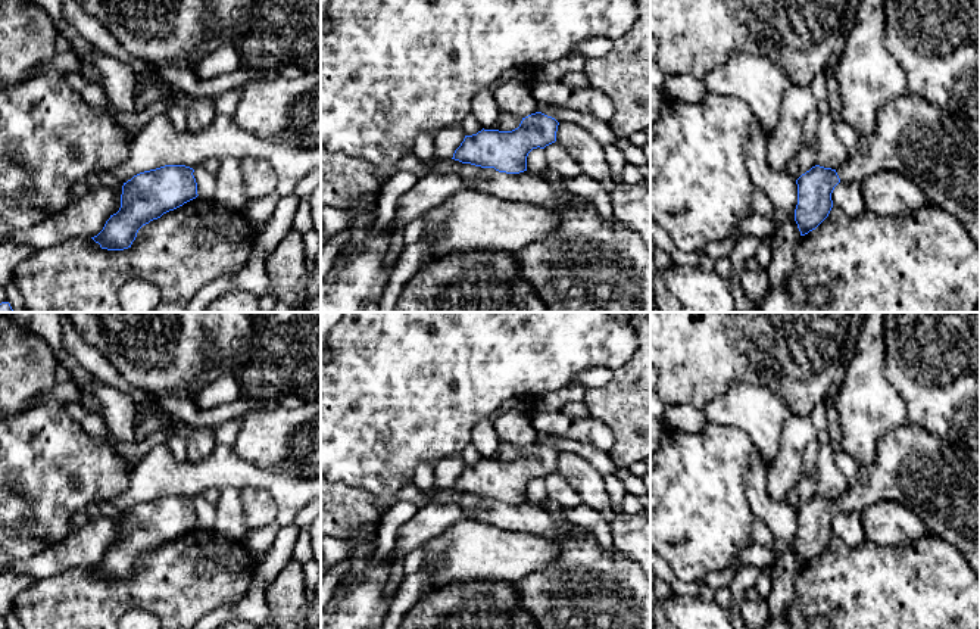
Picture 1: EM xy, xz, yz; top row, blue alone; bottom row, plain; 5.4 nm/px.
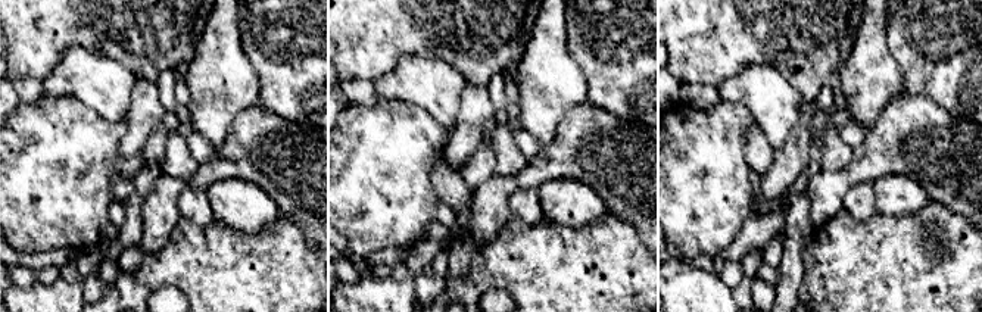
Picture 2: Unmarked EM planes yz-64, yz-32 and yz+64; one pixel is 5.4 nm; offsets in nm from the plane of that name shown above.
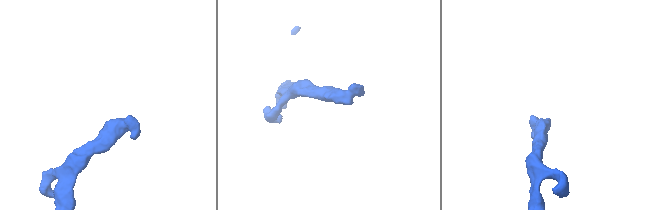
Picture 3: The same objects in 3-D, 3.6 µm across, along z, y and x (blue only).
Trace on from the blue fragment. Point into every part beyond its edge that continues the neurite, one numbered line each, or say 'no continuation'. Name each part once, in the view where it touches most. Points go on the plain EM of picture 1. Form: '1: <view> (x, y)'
1: yz (941, 482)

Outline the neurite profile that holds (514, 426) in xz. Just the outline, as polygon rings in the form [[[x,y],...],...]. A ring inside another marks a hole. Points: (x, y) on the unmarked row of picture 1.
[[[522,410],[505,411],[494,420],[493,427],[500,442],[509,442],[522,448],[539,442],[531,417]]]

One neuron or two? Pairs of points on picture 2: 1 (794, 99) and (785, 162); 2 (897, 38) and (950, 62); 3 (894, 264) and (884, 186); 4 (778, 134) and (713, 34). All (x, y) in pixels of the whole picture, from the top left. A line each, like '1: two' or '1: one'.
1: two
2: one
3: two
4: two

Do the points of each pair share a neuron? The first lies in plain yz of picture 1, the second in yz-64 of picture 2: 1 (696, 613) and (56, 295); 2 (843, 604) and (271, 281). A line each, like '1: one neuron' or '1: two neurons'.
1: one neuron
2: one neuron

